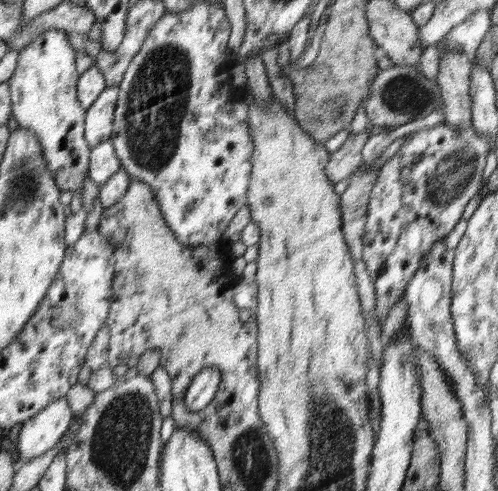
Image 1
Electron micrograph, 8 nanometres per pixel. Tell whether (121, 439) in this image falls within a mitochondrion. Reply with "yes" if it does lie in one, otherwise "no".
yes

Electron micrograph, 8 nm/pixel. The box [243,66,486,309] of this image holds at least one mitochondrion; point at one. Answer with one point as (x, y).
(453, 174)

